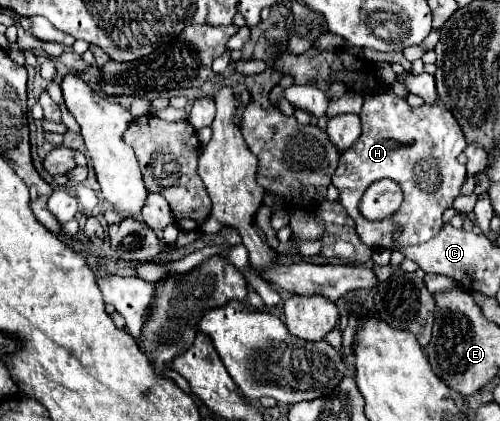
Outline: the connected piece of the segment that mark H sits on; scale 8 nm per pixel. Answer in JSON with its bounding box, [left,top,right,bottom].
[267,41,467,247]

